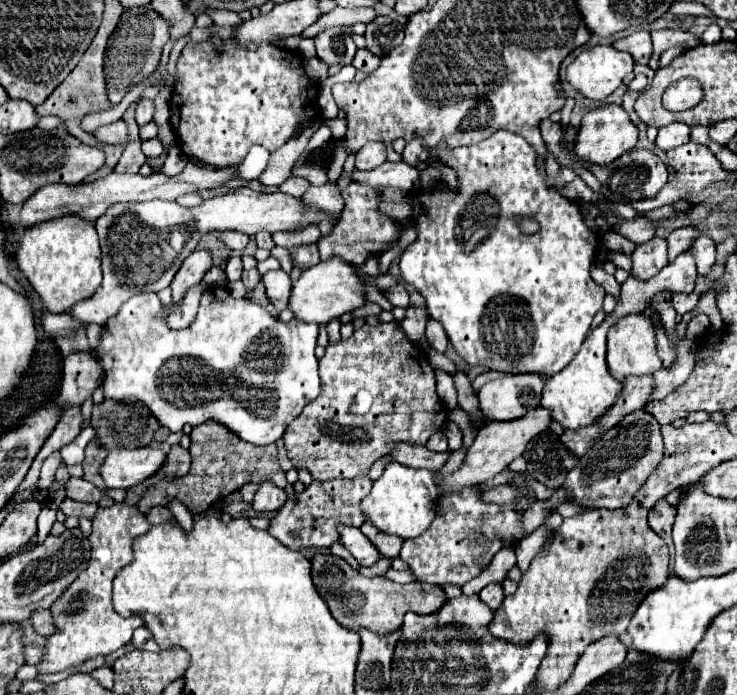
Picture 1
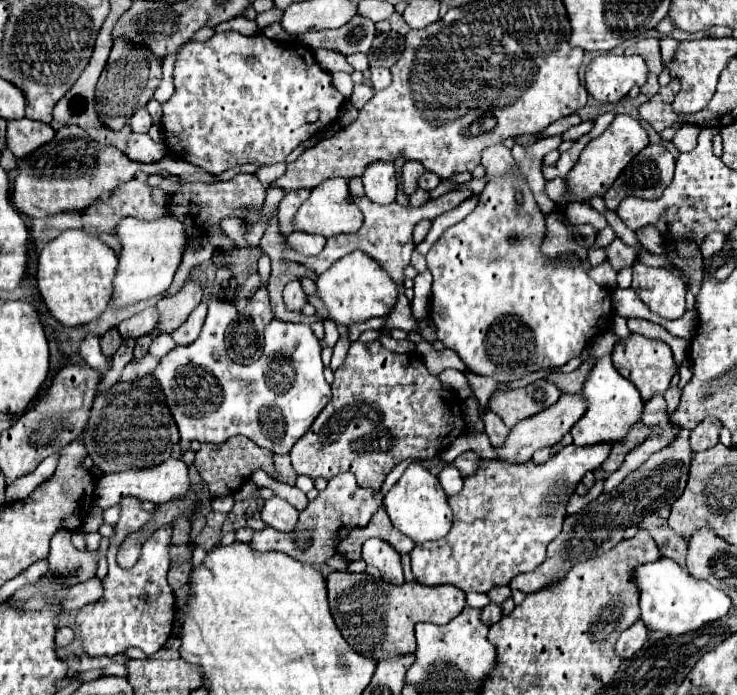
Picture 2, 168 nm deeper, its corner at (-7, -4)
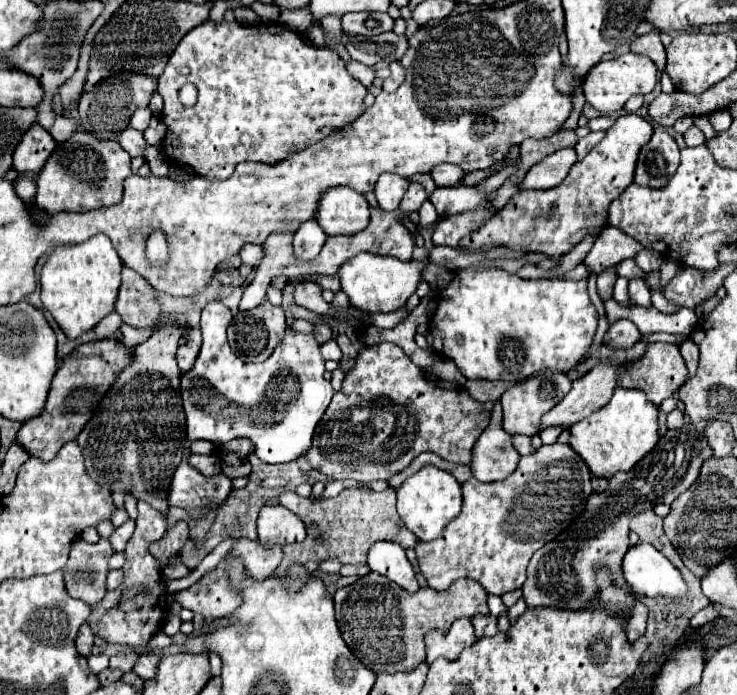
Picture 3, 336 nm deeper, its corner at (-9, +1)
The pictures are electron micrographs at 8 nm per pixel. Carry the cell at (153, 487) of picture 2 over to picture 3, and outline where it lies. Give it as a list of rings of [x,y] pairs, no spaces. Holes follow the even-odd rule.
[[[182,462],[172,476],[166,502],[168,506],[186,508],[190,510],[190,516],[198,518],[206,512],[204,508],[212,500],[222,504],[230,494],[230,490],[232,490],[230,478],[226,478],[224,474],[216,474],[208,478],[208,476],[202,476],[188,462]]]

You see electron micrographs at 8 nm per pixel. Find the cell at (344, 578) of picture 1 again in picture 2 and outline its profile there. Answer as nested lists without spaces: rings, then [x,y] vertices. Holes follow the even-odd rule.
[[[336,571],[328,577],[328,601],[330,611],[346,643],[360,655],[374,661],[382,661],[394,655],[410,655],[416,651],[414,625],[436,623],[444,625],[466,609],[466,593],[454,585],[388,585],[382,579],[370,581],[366,573],[342,573]],[[360,581],[360,587],[354,587]]]

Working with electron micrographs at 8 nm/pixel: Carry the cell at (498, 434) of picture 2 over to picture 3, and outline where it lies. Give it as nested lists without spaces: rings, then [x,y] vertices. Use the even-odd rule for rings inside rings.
[[[510,434],[510,440],[512,440],[512,444],[514,444],[514,448],[518,450],[520,456],[526,456],[526,454],[534,452],[534,448],[532,448],[528,436],[522,436],[522,434]]]

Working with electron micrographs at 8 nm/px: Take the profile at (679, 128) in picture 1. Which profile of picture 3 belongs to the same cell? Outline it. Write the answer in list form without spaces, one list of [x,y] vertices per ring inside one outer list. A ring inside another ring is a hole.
[[[692,126],[686,134],[684,134],[684,140],[686,140],[686,146],[700,146],[706,142],[702,130],[698,126]]]

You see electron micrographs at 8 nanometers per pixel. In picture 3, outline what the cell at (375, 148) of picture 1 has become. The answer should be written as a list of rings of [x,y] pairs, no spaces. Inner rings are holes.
[[[384,172],[378,182],[376,182],[376,188],[374,188],[374,194],[376,194],[376,200],[380,204],[380,208],[384,210],[396,210],[406,188],[408,188],[408,180],[398,176],[398,174],[390,174],[390,172]]]

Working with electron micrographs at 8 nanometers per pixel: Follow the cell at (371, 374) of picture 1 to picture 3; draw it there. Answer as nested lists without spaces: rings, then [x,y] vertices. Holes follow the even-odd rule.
[[[390,342],[364,346],[358,352],[356,366],[344,376],[342,388],[334,394],[330,406],[318,422],[312,448],[302,458],[306,458],[314,470],[326,474],[332,480],[350,478],[358,482],[390,480],[422,452],[434,452],[454,464],[468,464],[474,442],[490,422],[490,414],[482,408],[482,404],[478,404],[480,402],[472,400],[464,388],[440,388],[434,380],[428,380],[400,346]]]

